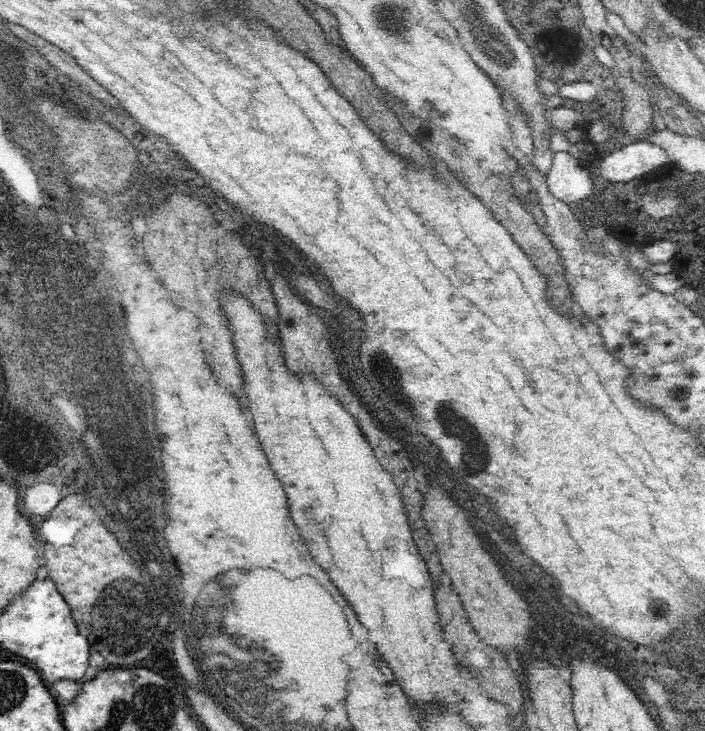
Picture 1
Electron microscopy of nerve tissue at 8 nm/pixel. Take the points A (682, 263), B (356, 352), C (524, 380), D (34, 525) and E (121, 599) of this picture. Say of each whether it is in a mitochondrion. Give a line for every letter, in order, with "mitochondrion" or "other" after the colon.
A: other
B: mitochondrion
C: other
D: other
E: mitochondrion

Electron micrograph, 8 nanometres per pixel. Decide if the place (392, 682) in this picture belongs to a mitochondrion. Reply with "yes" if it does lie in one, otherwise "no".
no

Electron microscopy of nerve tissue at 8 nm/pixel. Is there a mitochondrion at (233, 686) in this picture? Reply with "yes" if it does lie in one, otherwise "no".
yes

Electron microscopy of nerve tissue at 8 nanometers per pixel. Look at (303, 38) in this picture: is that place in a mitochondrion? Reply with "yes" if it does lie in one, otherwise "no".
no

